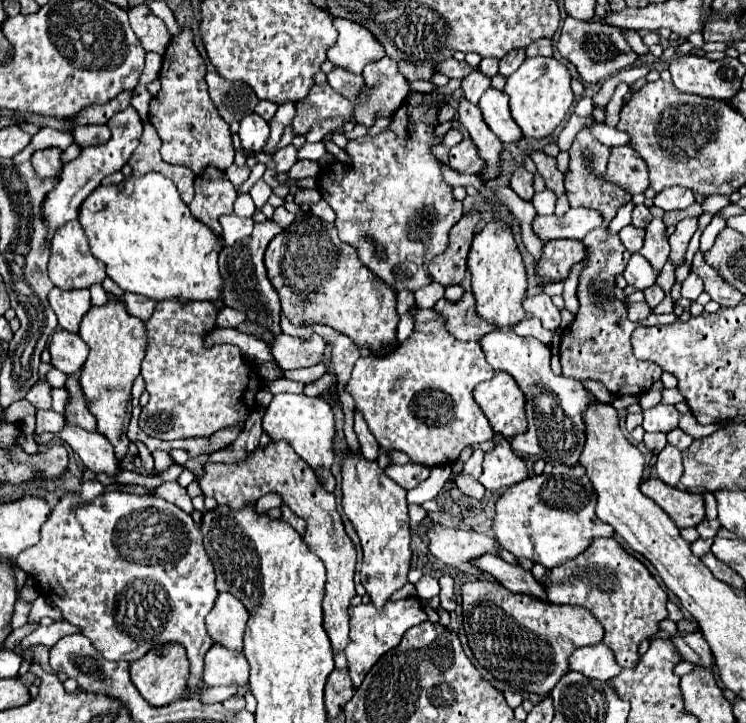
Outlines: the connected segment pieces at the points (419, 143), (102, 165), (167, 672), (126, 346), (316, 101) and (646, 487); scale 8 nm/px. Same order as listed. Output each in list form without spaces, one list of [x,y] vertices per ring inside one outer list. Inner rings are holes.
[[[410,92],[404,106],[400,106],[400,110],[396,110],[396,114],[392,116],[392,124],[384,134],[348,142],[346,152],[352,156],[352,164],[342,164],[336,160],[328,168],[322,168],[318,174],[318,188],[322,192],[322,198],[336,212],[334,224],[338,228],[338,236],[344,242],[356,246],[360,262],[368,266],[372,274],[376,274],[382,282],[392,286],[394,292],[416,292],[432,284],[428,262],[448,248],[448,234],[452,226],[462,218],[462,202],[454,200],[452,188],[442,180],[438,160],[430,154],[430,146],[442,142],[442,138],[434,138],[434,128],[438,110],[446,100],[448,96],[442,96],[438,92]],[[378,246],[384,248],[384,256],[376,254]]]
[[[126,108],[118,114],[114,114],[108,120],[112,138],[110,142],[102,144],[102,146],[88,146],[80,152],[80,156],[72,162],[68,162],[58,178],[58,184],[54,186],[52,192],[48,192],[48,196],[44,198],[44,206],[42,206],[42,214],[44,214],[44,222],[48,226],[48,244],[52,242],[52,234],[56,234],[56,230],[60,226],[64,226],[64,222],[70,222],[78,216],[80,204],[84,202],[84,198],[96,188],[100,186],[102,178],[118,172],[130,158],[130,154],[136,150],[140,136],[142,136],[142,120],[140,114],[134,108]]]
[[[172,644],[172,646],[154,646],[144,658],[132,662],[130,676],[132,676],[132,682],[138,688],[140,696],[150,706],[168,706],[170,702],[182,698],[186,682],[188,682],[188,676],[190,676],[186,650],[182,646],[178,646],[178,644]]]
[[[108,294],[108,302],[102,306],[92,306],[80,324],[80,336],[90,346],[88,360],[84,362],[80,386],[84,390],[86,400],[90,402],[90,412],[98,420],[98,432],[104,434],[114,446],[116,458],[124,458],[128,450],[126,428],[132,412],[132,396],[130,388],[140,374],[140,364],[144,358],[146,346],[146,324],[140,318],[132,318],[128,310],[124,310],[124,302],[114,294]]]
[[[328,84],[324,86],[314,86],[308,94],[306,100],[296,104],[296,116],[292,120],[292,130],[294,136],[306,136],[306,132],[326,120],[326,118],[352,118],[354,114],[354,106],[342,96],[336,94],[336,90],[332,90]]]
[[[658,478],[644,480],[640,484],[640,490],[644,490],[644,494],[652,498],[676,522],[678,528],[696,526],[706,516],[702,494],[682,492],[678,488],[668,486],[666,482],[660,482]]]

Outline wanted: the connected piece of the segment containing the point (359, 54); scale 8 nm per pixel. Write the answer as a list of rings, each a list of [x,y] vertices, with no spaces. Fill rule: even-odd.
[[[336,18],[334,26],[340,36],[338,42],[328,50],[328,60],[332,64],[360,74],[368,62],[378,62],[378,58],[386,56],[382,44],[364,26],[344,18]]]

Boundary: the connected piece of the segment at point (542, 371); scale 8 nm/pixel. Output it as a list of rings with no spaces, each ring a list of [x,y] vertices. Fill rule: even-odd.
[[[498,330],[498,334],[486,334],[484,338],[480,338],[480,346],[486,354],[488,364],[496,370],[496,372],[508,372],[520,386],[520,390],[526,396],[526,418],[528,418],[528,430],[523,434],[518,434],[512,438],[512,450],[514,452],[522,452],[522,454],[532,454],[538,456],[546,462],[552,464],[576,464],[580,458],[580,452],[584,448],[584,422],[582,422],[582,412],[584,408],[594,400],[592,394],[582,386],[580,380],[574,378],[564,378],[564,376],[556,376],[550,370],[550,348],[546,344],[542,344],[536,338],[522,338],[518,334],[514,334],[512,330]]]

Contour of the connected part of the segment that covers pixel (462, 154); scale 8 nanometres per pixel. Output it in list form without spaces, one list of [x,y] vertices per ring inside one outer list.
[[[464,138],[458,146],[450,150],[450,168],[458,174],[480,174],[484,168],[484,160],[480,158],[476,144],[470,138]]]

